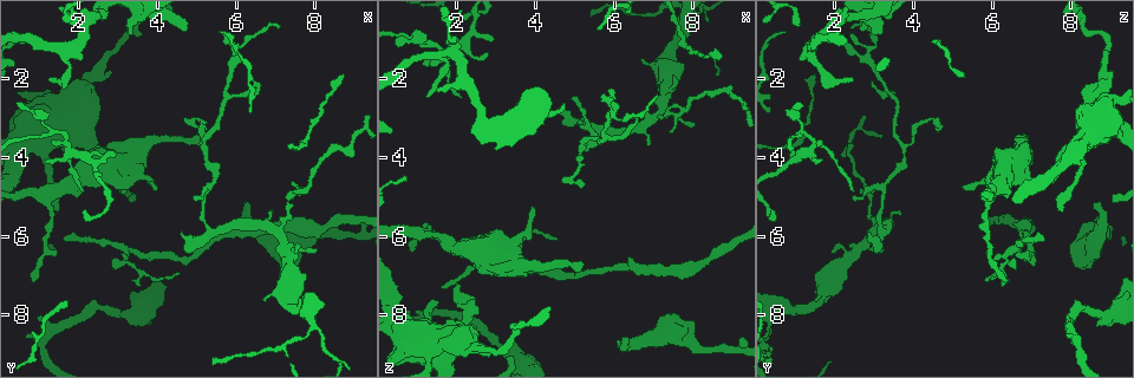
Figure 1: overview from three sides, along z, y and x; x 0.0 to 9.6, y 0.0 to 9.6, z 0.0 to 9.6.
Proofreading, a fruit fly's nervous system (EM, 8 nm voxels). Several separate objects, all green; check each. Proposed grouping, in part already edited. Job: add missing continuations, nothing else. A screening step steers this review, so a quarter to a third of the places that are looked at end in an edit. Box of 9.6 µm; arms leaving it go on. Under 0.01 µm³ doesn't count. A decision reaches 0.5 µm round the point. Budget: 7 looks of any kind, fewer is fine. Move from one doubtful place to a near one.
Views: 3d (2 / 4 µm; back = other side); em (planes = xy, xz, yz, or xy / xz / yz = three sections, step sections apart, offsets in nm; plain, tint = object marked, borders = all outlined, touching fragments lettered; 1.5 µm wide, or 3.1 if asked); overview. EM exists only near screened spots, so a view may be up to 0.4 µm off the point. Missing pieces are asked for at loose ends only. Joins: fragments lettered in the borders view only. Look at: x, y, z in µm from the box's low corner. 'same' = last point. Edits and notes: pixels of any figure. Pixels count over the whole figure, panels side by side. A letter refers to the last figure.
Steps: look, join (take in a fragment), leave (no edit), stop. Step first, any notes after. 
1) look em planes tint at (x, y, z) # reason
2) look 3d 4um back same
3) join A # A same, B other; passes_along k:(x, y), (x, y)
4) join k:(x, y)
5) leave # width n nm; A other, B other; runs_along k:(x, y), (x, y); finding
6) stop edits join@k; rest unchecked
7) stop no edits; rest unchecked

look em planes borders at (1.20, 2.00, 2.40) # an open end

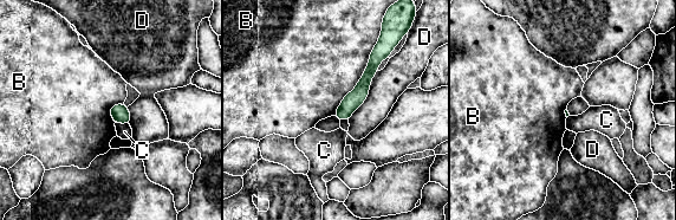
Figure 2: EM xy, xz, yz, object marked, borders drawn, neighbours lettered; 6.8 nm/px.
leave # longest_contact B 600 nm; B other, C other, D other; none of them fits

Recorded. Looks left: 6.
look em yz step 8 borders at (3.30, 0.85, 3.05) # branch stops here

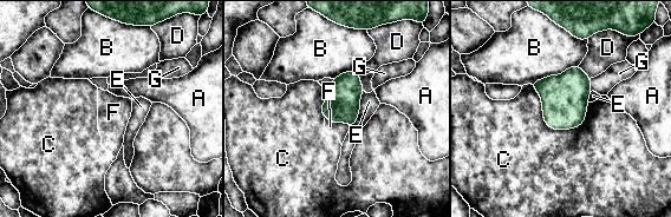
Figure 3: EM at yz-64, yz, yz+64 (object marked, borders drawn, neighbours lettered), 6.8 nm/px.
look em planes borders same # cut it another way

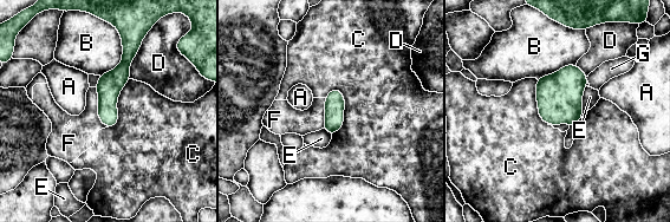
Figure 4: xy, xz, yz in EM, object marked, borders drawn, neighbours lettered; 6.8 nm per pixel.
leave # A other, B other, C other, D other, E other, F other, G other; none of them fits

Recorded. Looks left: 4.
look 3d 4um at (1.60, 6.00, 7.25) # tapers out

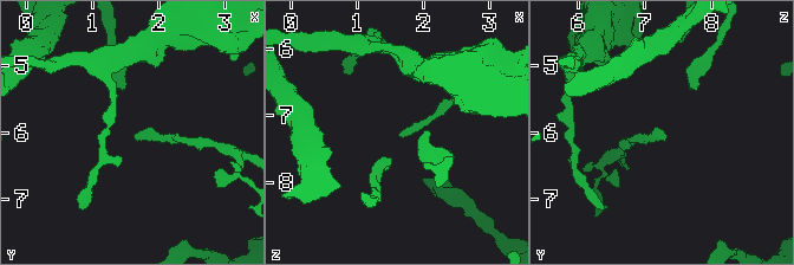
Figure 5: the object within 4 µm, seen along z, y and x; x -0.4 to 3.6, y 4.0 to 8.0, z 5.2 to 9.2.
look em xz step 8 borders at (1.60, 6.05, 7.30)

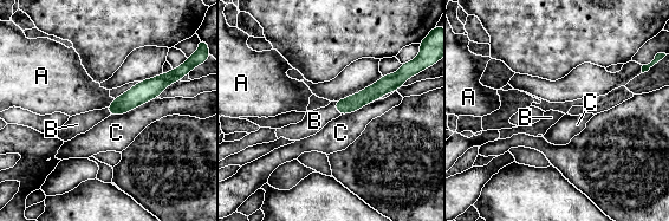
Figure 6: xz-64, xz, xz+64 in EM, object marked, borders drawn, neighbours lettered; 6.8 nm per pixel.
look em planes borders same

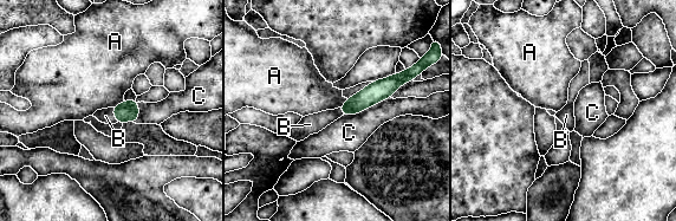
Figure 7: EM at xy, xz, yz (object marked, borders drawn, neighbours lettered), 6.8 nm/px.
join 7:(105, 116) # longest_contact C 340 nm; A other, B same, C other; the neuron continues

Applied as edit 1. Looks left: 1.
stop edits join@7; rest unchecked

